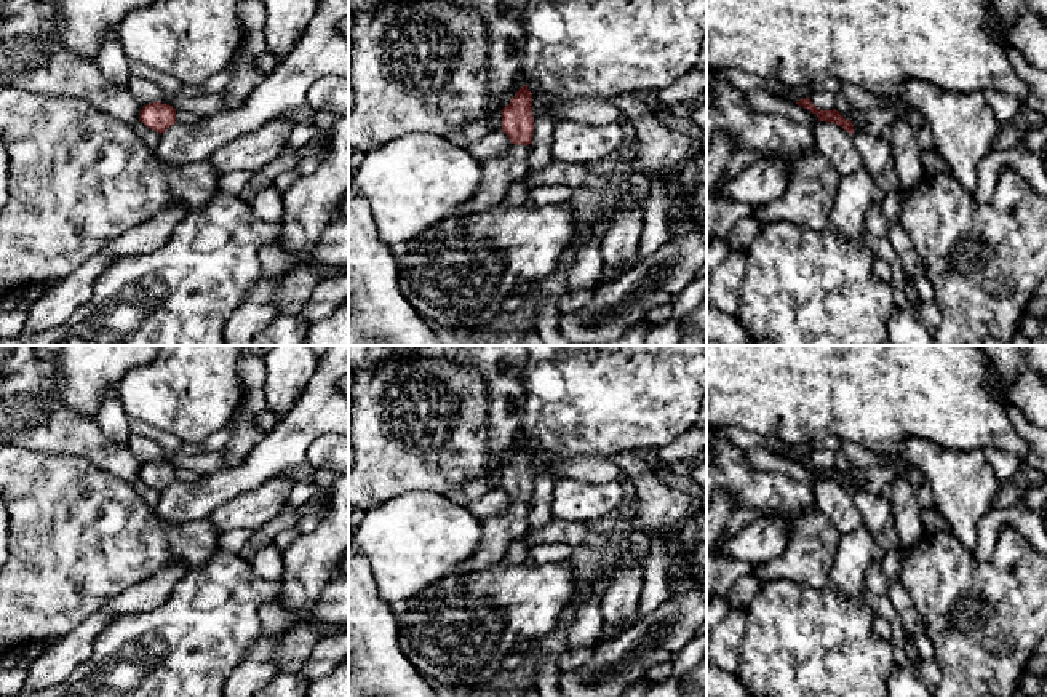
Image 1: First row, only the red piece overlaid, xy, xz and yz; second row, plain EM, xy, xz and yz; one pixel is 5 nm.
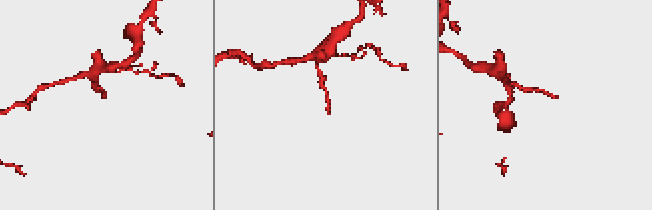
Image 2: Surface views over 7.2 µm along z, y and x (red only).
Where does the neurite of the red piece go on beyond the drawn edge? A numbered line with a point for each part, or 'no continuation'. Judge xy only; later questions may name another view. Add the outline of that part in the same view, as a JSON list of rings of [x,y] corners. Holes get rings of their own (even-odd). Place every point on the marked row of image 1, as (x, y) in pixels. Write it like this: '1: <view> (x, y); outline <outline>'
no continuation

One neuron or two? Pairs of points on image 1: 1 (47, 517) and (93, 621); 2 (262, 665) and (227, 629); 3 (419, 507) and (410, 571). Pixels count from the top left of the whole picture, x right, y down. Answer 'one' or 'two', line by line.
1: two
2: two
3: one

